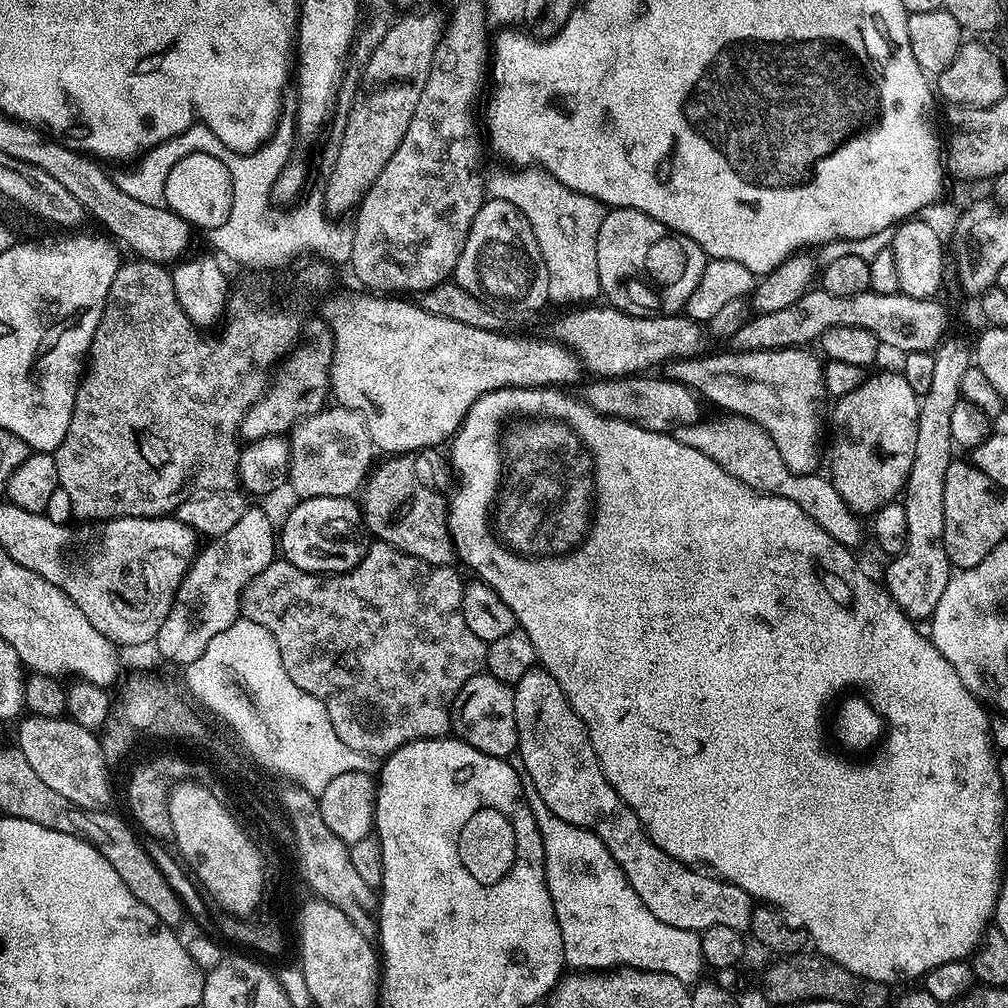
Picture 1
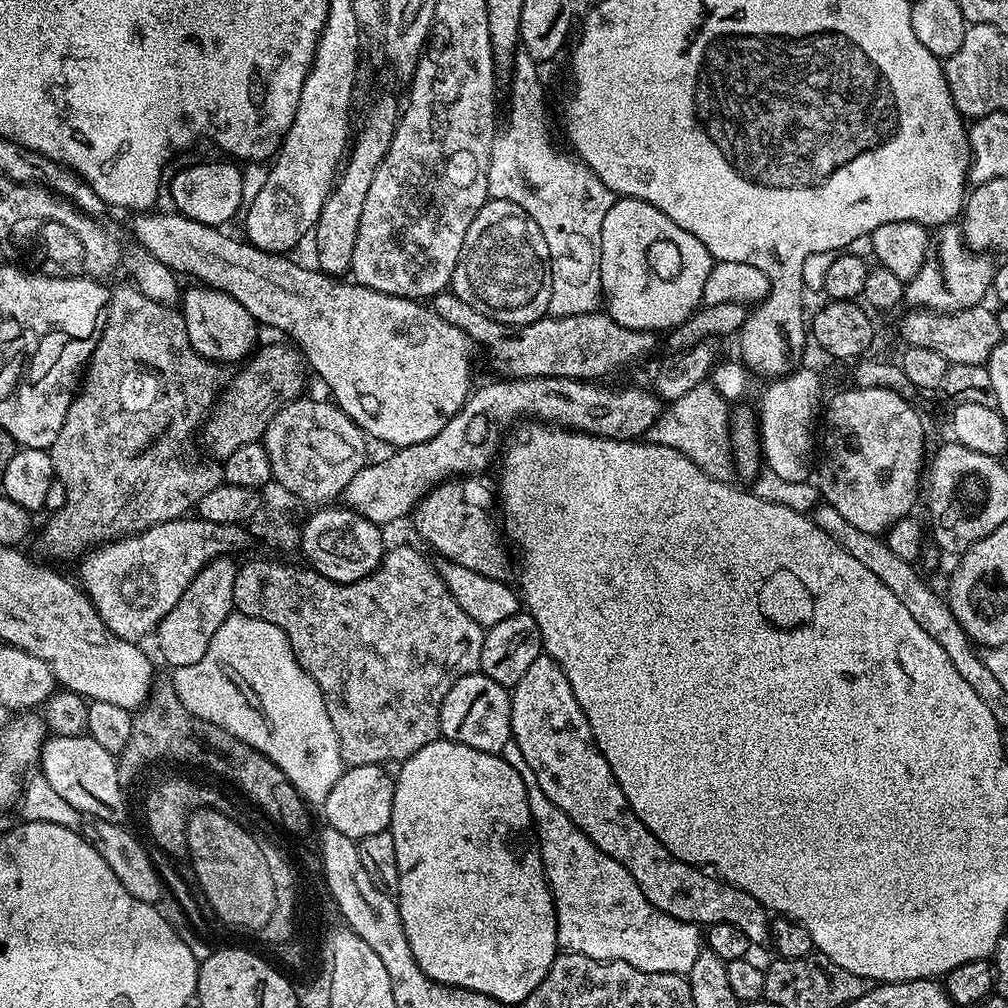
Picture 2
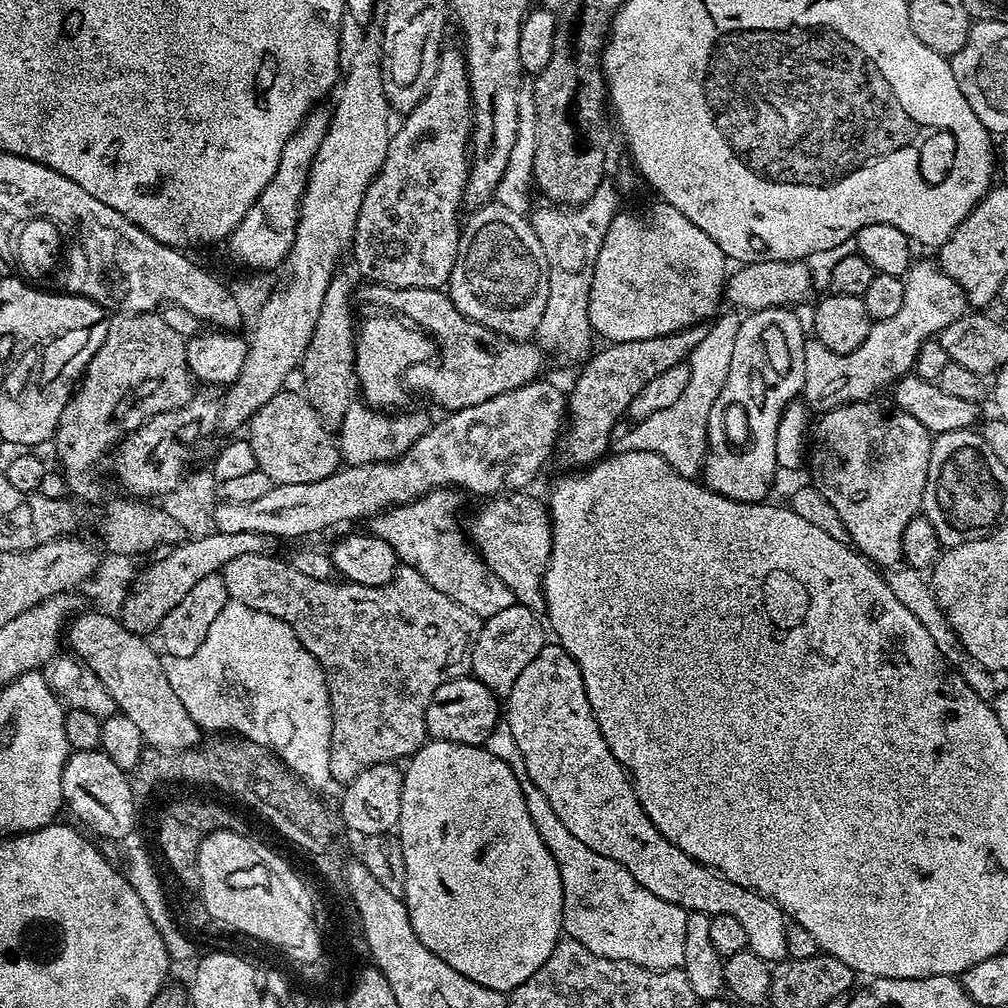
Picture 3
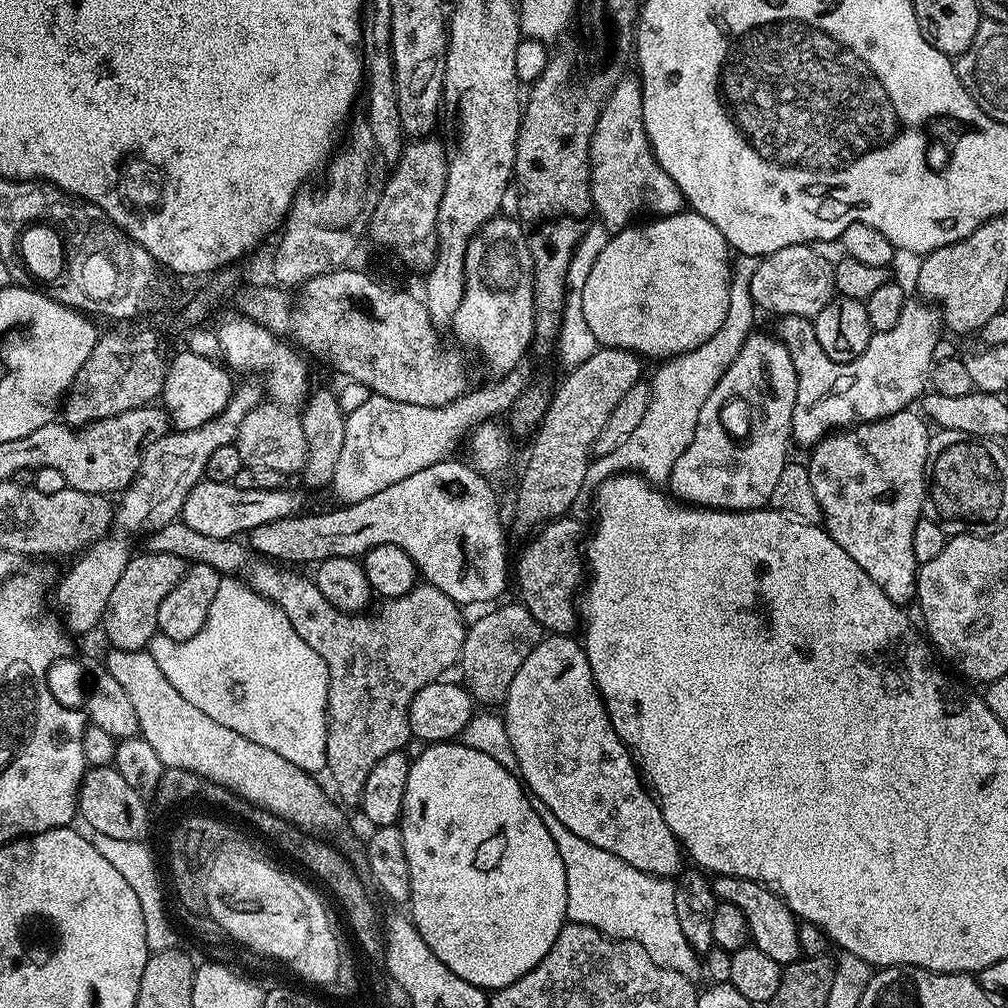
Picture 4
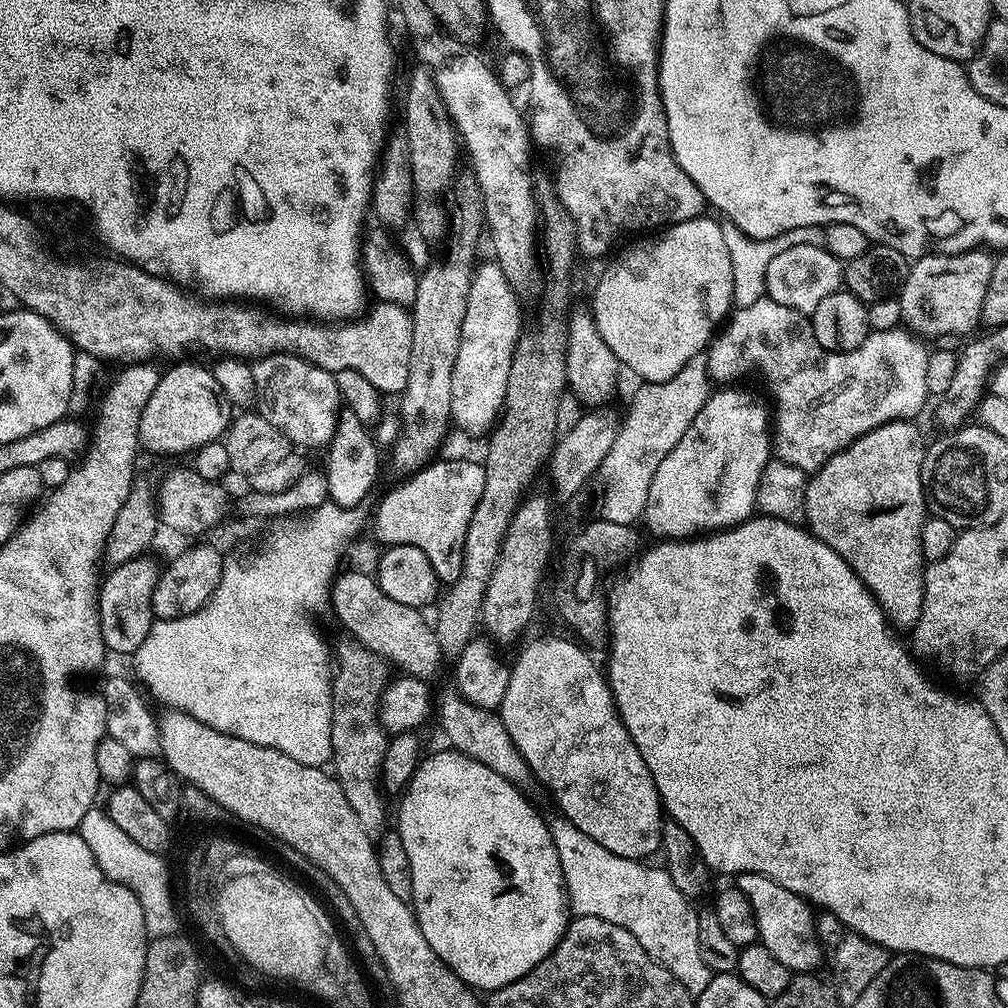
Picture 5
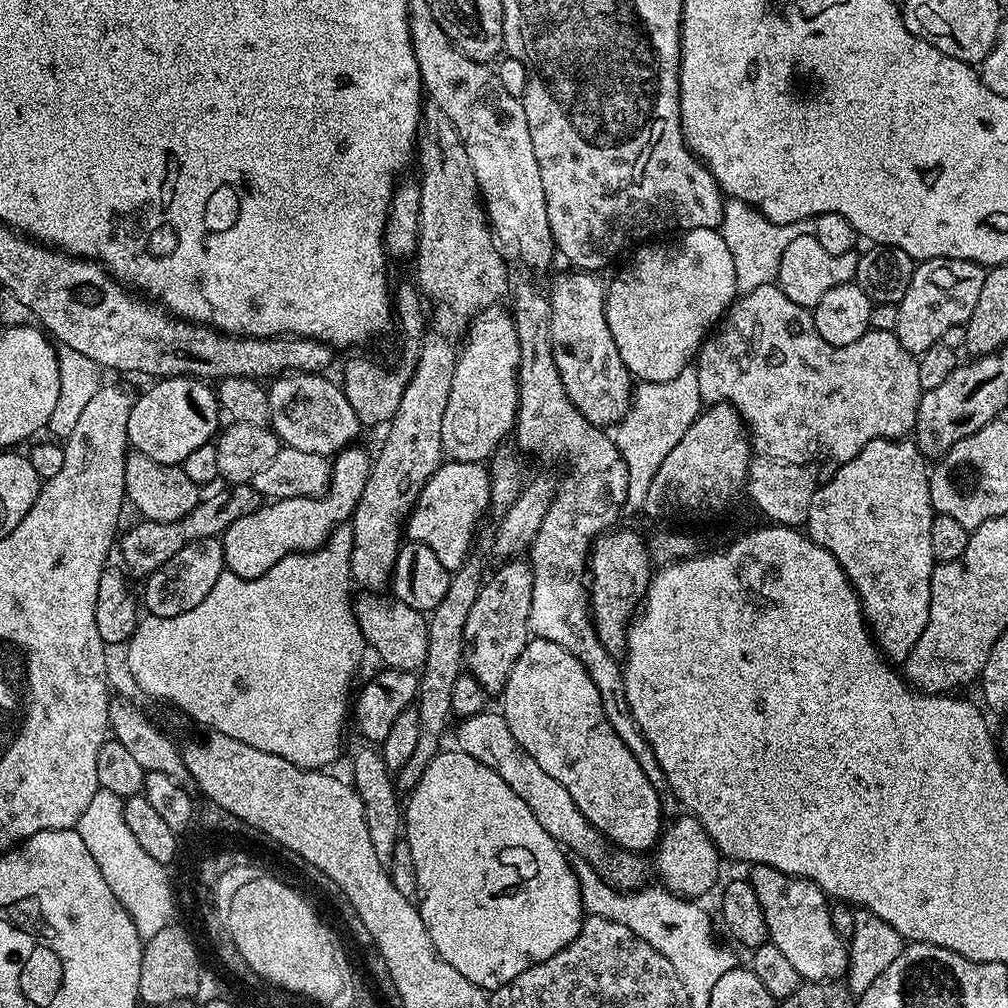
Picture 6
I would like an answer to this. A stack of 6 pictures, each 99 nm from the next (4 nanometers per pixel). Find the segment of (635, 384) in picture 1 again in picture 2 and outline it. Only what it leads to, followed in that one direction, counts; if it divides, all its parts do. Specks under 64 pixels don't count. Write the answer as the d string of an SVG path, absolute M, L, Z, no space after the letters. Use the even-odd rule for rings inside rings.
M539 376L529 380L496 378L493 384L484 384L480 389L477 387L464 401L460 412L454 414L454 418L450 418L450 422L446 422L446 426L442 426L442 430L438 430L434 438L426 442L418 442L414 446L395 449L391 453L393 456L388 456L377 464L369 463L358 470L342 493L343 503L362 518L381 526L387 526L395 520L402 519L407 512L409 515L415 509L431 488L441 484L443 480L483 473L482 470L491 462L492 455L494 455L494 460L498 452L496 420L504 424L515 416L524 416L520 418L547 422L574 432L588 432L591 436L609 436L612 440L639 440L647 437L650 426L658 422L662 413L662 401L655 391L648 389L647 392L644 388L603 388L602 385L603 383L600 382L571 380L561 376Z

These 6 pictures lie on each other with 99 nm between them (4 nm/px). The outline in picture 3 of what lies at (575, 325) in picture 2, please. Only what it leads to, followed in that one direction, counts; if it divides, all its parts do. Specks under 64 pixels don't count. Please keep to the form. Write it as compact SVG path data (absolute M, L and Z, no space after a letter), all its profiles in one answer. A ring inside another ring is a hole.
M365 283L358 292L368 304L381 304L381 309L395 314L428 333L438 345L437 362L416 364L404 374L409 389L429 396L445 413L457 412L478 402L498 398L510 390L518 390L541 375L546 353L535 342L509 340L494 330L466 318L454 306L447 291L438 288L391 288L385 284Z

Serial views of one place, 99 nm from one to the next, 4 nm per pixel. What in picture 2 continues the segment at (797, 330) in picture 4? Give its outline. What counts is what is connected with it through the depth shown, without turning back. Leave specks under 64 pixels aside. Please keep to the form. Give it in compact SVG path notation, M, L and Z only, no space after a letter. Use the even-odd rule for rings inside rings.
M959 223L941 224L928 237L926 258L922 270L907 281L904 299L913 309L926 308L933 312L961 312L973 308L989 295L992 287L994 264L982 252L973 252L964 243ZM912 303L912 304L911 304Z

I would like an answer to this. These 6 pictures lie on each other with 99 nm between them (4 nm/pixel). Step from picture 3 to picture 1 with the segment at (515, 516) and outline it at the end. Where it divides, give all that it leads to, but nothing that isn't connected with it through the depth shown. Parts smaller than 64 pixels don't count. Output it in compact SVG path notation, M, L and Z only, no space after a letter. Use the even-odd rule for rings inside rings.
M422 448L411 454L396 454L380 469L373 471L363 485L364 500L362 499L362 515L367 531L377 541L394 545L398 550L410 554L427 564L451 565L457 559L456 547L453 544L452 534L448 529L448 504L436 488L444 488L448 484L450 464L440 450L436 448Z

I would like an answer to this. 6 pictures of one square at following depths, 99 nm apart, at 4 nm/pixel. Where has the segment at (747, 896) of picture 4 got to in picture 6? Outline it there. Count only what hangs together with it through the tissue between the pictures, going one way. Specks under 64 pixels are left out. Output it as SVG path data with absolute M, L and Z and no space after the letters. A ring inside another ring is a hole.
M758 864L751 871L750 883L754 886L754 894L758 894L762 914L766 914L766 930L771 944L782 950L782 955L792 963L794 970L798 970L798 974L805 981L839 981L848 970L848 945L834 930L834 922L830 922L829 897L814 882L791 876L782 870L774 870L774 866Z

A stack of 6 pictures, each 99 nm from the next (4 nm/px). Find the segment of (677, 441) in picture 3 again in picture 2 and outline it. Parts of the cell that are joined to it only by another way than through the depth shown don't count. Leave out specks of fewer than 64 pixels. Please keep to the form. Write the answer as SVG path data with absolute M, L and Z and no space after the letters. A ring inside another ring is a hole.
M705 382L694 386L690 394L671 401L663 409L658 422L650 426L646 440L647 443L670 446L686 454L686 458L690 458L690 462L694 462L698 470L710 474L710 478L731 481L734 465L729 421L729 401L716 392L711 383Z

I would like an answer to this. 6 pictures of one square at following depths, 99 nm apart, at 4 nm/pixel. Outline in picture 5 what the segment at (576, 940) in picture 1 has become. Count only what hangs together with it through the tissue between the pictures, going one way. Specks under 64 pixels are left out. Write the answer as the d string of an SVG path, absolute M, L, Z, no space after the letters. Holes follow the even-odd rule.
M559 814L547 817L548 829L552 835L554 846L558 850L558 862L562 862L562 874L564 875L564 891L566 893L566 903L576 916L589 916L590 918L602 918L606 922L614 922L614 926L622 926L622 930L630 930L638 942L642 942L642 950L650 954L686 990L693 998L702 994L706 986L711 982L714 975L713 969L708 969L708 964L704 961L704 952L700 949L700 920L696 917L696 912L691 908L689 901L682 895L678 888L674 886L668 870L664 866L651 868L651 863L639 860L627 860L618 854L610 854L606 846L598 846L594 838L582 834L564 816Z

